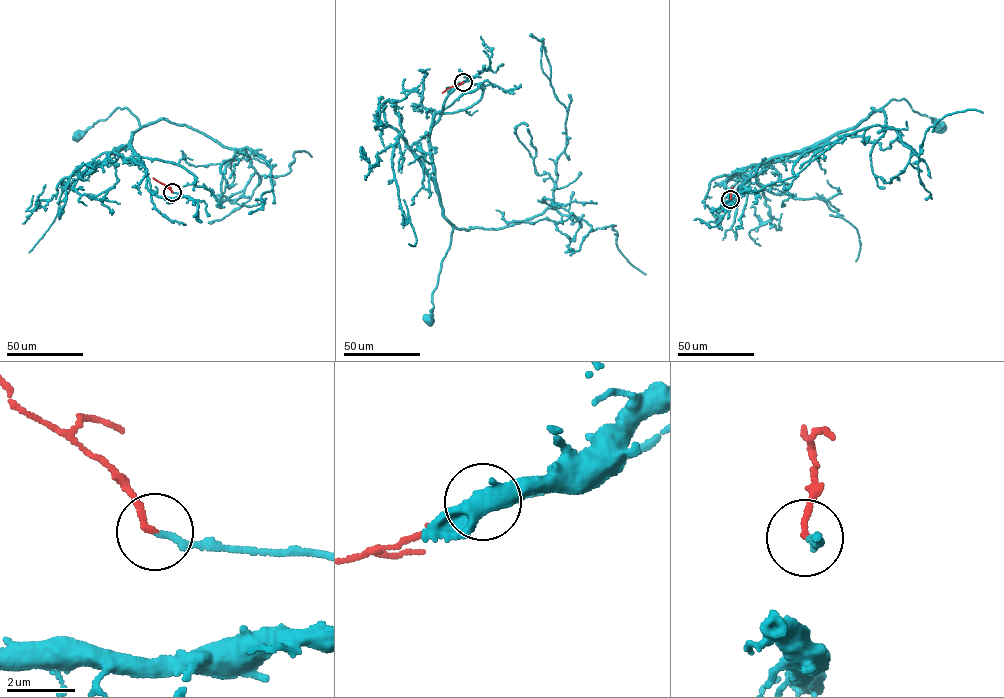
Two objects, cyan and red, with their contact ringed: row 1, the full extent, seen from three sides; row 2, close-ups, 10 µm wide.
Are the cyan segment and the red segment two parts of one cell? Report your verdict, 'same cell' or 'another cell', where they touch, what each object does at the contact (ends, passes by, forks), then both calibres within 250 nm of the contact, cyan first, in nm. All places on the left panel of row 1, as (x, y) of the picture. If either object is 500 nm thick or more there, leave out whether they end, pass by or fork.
same cell | (172, 192) | cyan ends | red ends | 180/180 nm

